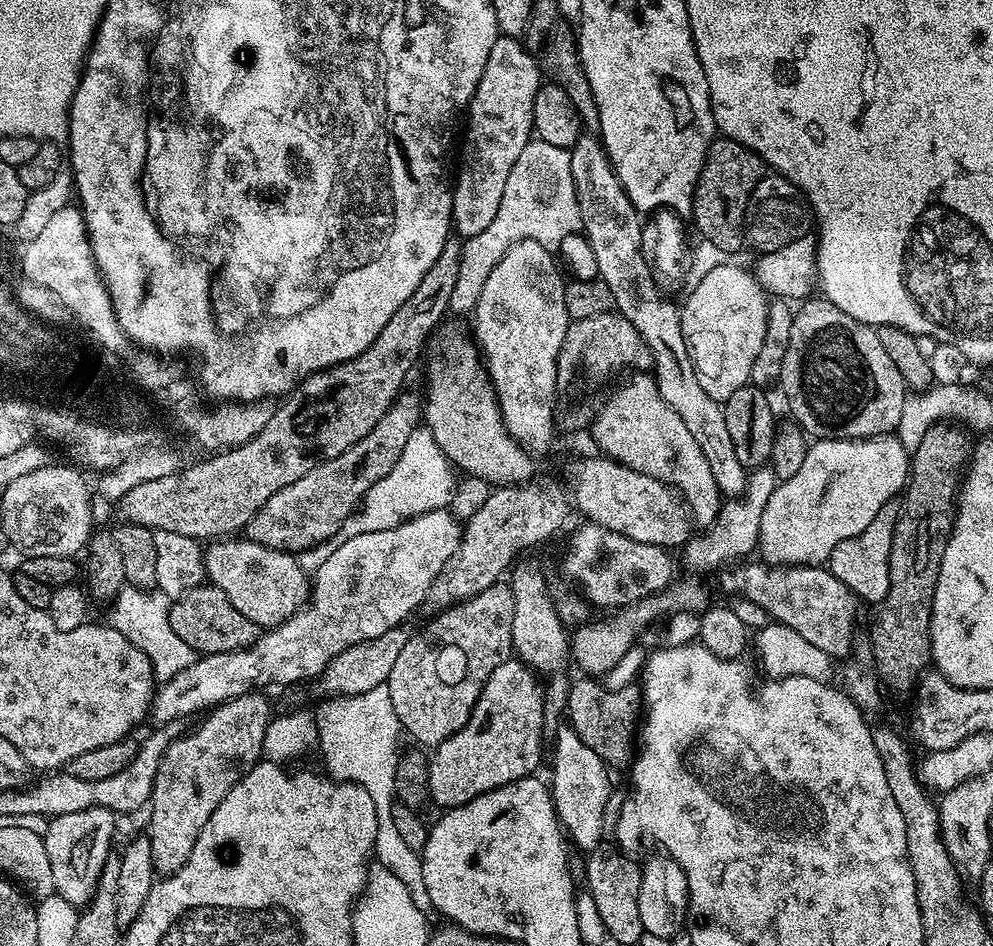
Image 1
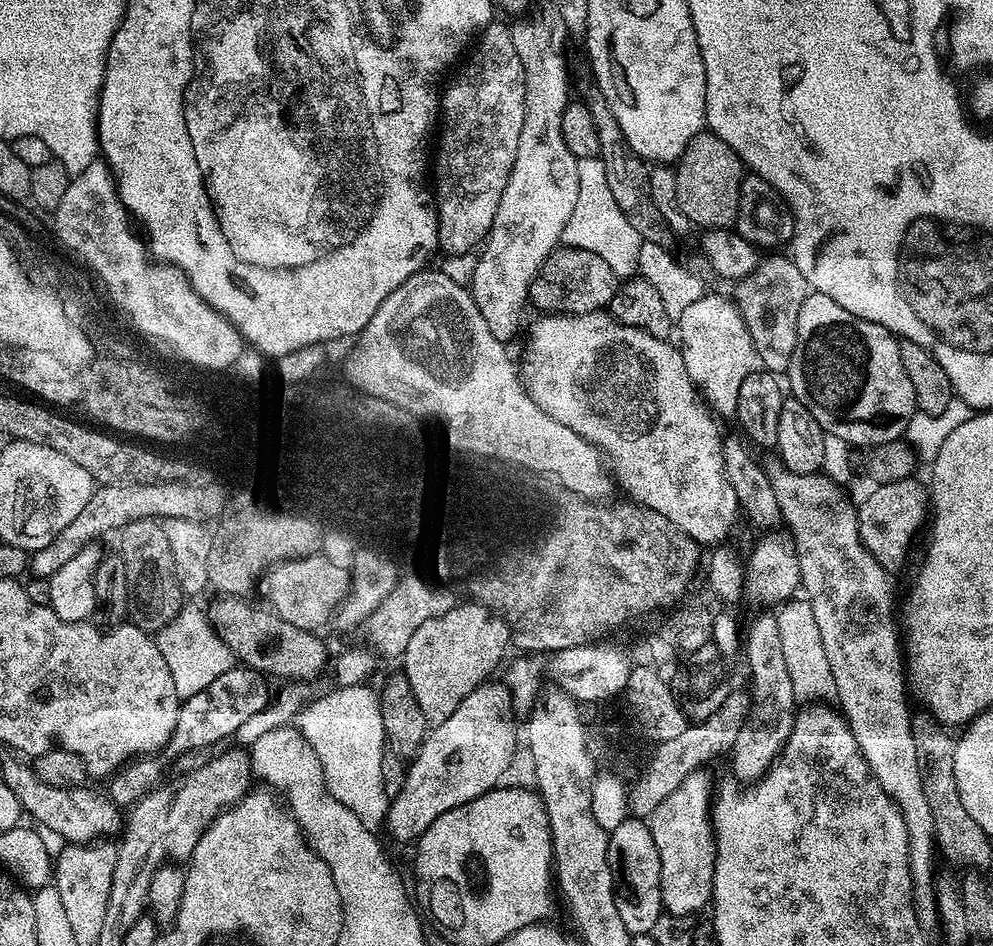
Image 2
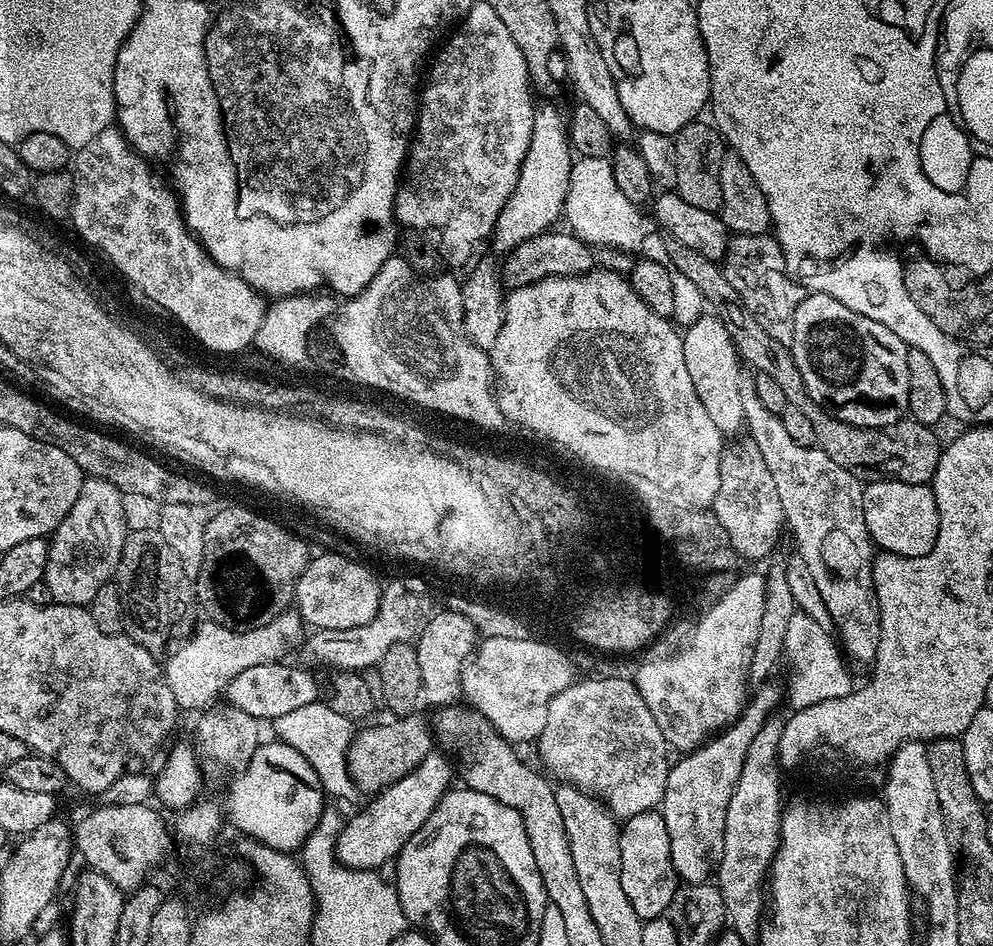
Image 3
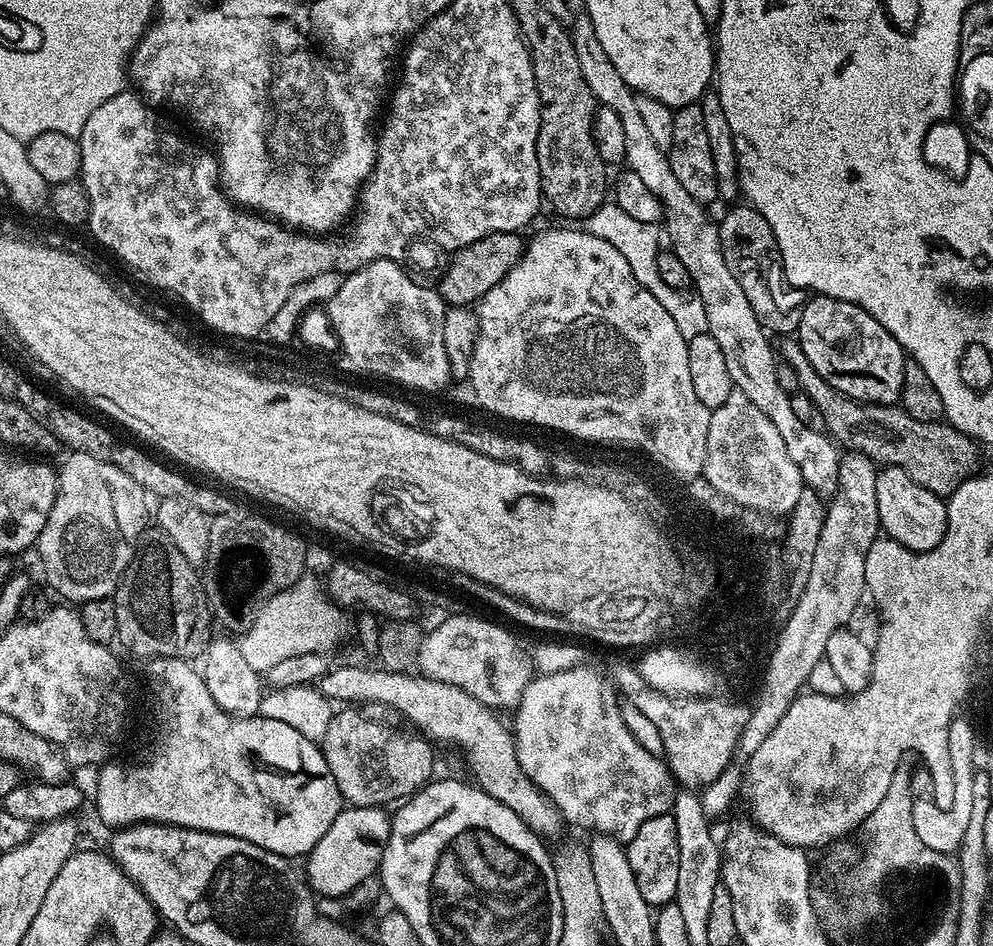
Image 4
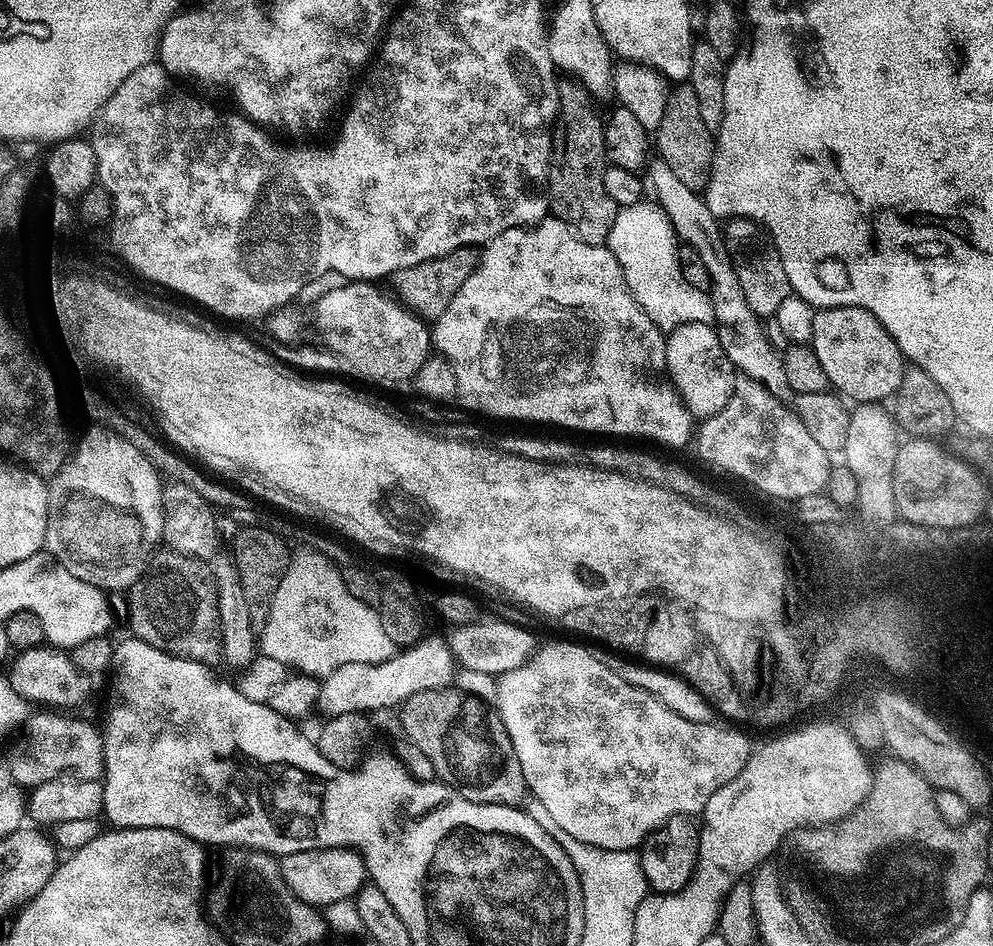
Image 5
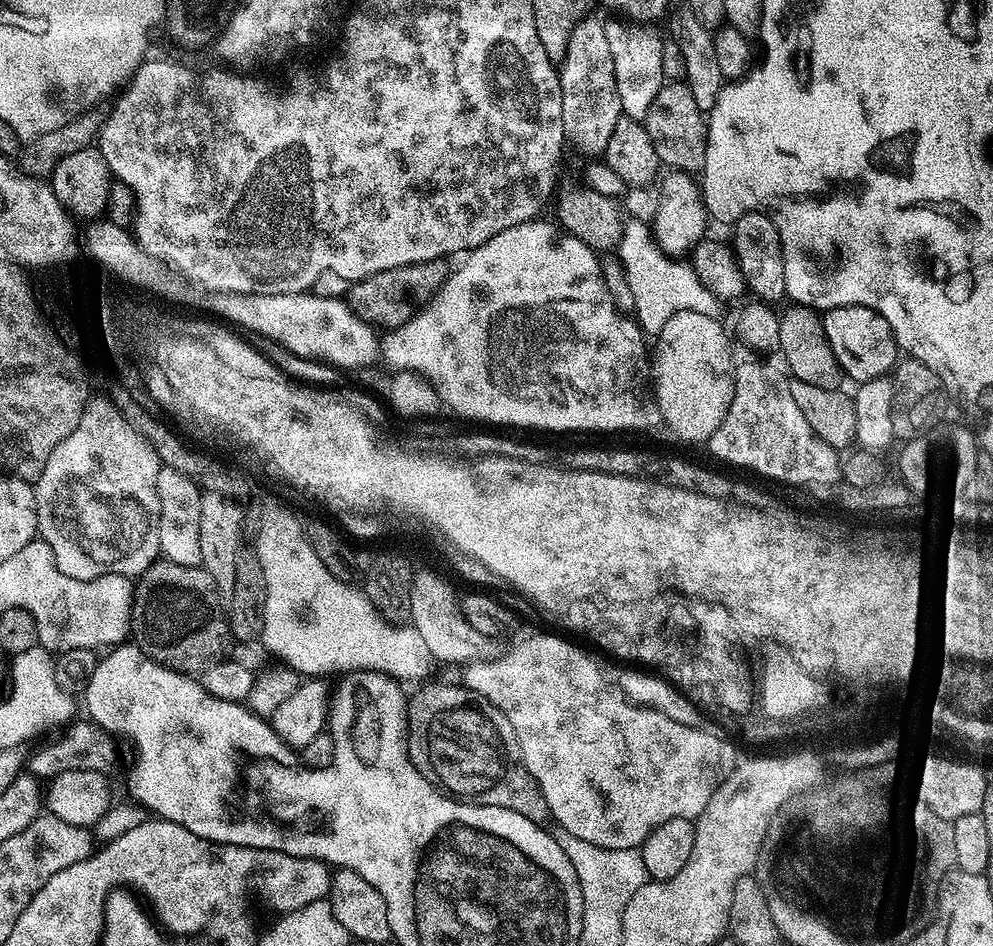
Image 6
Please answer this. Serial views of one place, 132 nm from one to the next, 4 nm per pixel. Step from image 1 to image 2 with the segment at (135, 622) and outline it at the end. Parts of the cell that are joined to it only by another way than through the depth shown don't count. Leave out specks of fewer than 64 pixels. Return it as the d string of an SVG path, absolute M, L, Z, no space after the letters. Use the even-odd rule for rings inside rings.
M181 607L180 612L160 629L155 637L156 645L162 650L162 658L166 658L166 666L170 666L170 678L174 678L174 690L182 698L187 698L206 690L218 674L222 674L233 663L232 651L220 641L216 631L208 623L207 615L196 608Z

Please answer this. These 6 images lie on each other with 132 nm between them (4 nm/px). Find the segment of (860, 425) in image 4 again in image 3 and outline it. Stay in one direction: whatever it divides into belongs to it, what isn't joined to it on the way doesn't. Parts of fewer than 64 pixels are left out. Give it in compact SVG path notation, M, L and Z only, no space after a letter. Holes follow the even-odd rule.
M737 293L732 298L732 304L734 306L726 308L719 317L731 332L736 351L747 365L749 363L757 368L757 373L778 382L782 394L786 394L788 404L796 407L808 419L812 436L816 439L813 440L815 447L822 449L827 456L834 458L834 462L838 462L838 466L853 474L859 473L859 468L865 468L872 472L868 474L879 474L881 477L901 480L907 484L928 484L931 481L940 461L942 444L936 441L936 436L932 433L935 431L929 425L919 424L911 418L901 418L884 428L855 428L841 420L839 415L825 410L809 398L791 351L781 341L770 338L770 334L766 334L762 326L758 326L758 318L754 318L754 314L746 310Z

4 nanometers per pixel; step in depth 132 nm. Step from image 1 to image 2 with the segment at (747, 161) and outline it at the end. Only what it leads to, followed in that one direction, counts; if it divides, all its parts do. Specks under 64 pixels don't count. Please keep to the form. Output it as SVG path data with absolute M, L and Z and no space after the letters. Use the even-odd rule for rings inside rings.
M710 130L699 132L686 146L674 171L678 182L678 206L697 229L732 228L738 218L738 194L746 175L746 165L722 138Z

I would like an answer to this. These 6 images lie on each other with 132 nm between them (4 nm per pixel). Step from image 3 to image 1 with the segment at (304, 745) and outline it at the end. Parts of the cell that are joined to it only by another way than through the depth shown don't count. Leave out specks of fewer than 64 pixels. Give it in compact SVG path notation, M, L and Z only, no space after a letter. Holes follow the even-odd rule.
M387 683L364 694L333 696L324 701L325 704L317 707L315 713L320 739L318 752L324 755L327 775L337 782L362 786L372 795L376 811L375 859L404 883L414 906L418 906L424 916L435 917L437 910L434 902L430 902L430 893L426 891L426 882L422 878L421 853L406 846L391 818L391 806L398 800L394 790L394 774L402 755L402 729L398 714L394 714L394 702L390 702Z

